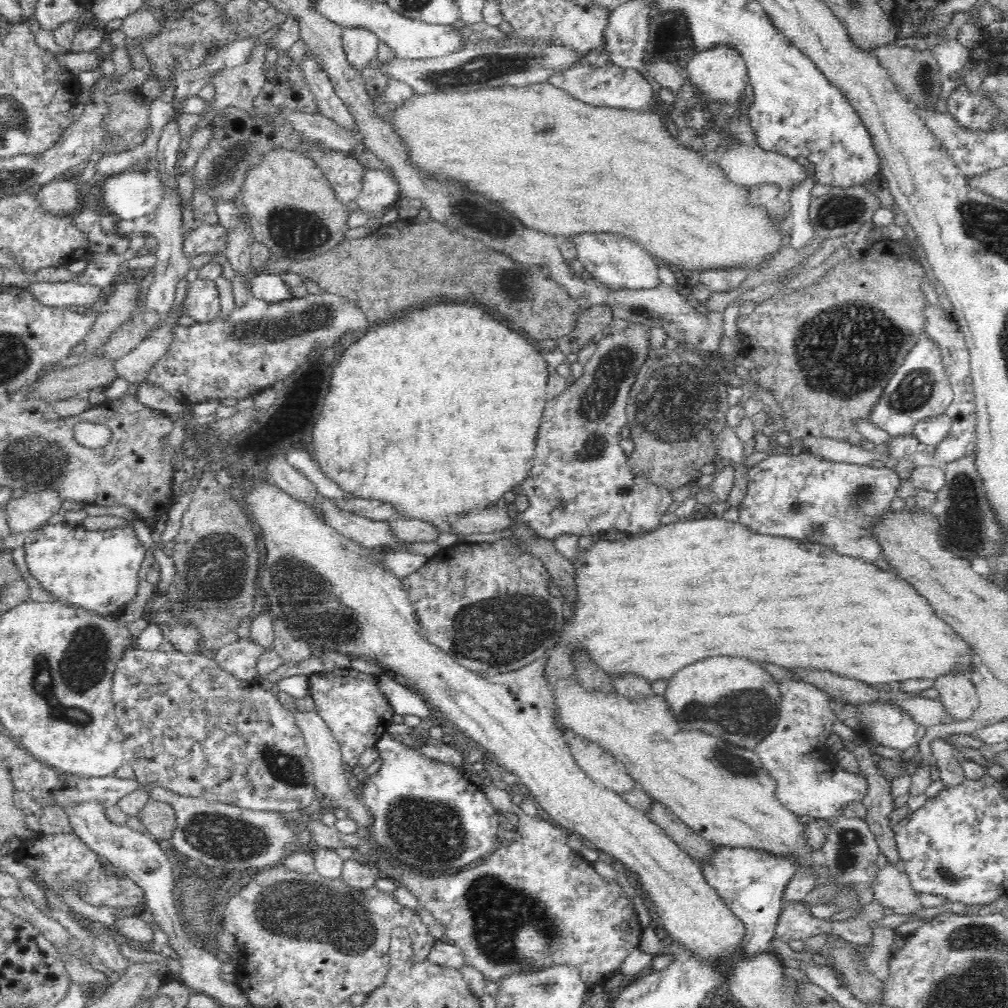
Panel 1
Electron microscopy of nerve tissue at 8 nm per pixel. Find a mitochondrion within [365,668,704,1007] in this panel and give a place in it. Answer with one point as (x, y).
(498, 911)

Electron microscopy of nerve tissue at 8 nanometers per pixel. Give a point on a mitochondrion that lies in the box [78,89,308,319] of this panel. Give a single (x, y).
(226, 166)

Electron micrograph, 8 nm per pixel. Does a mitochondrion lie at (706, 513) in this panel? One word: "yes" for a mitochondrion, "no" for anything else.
no

